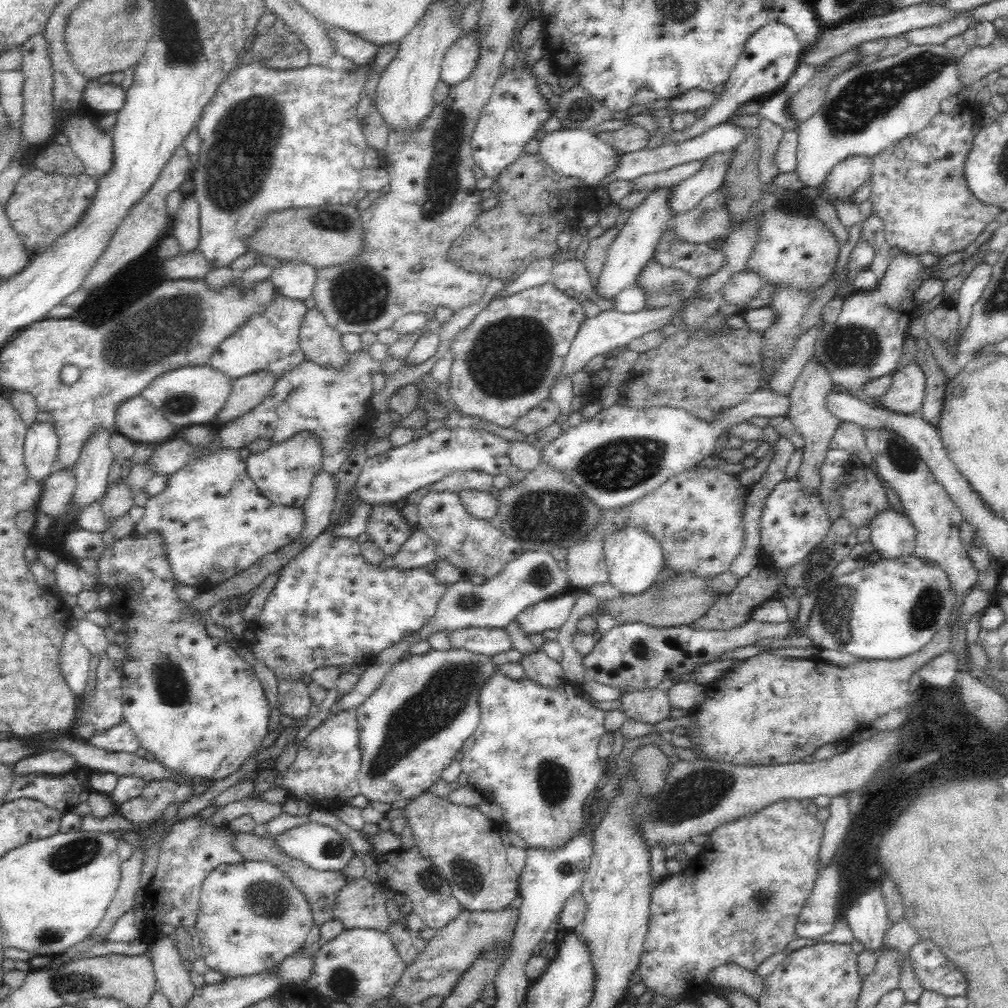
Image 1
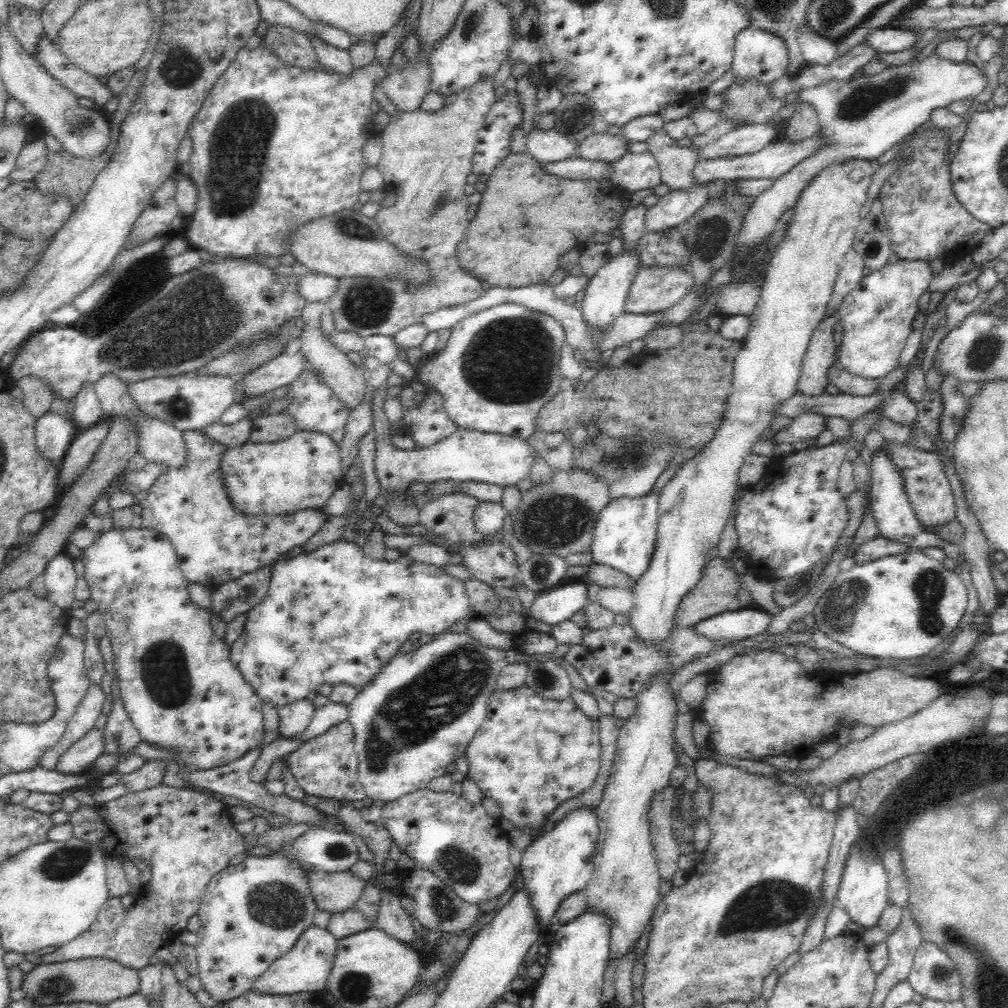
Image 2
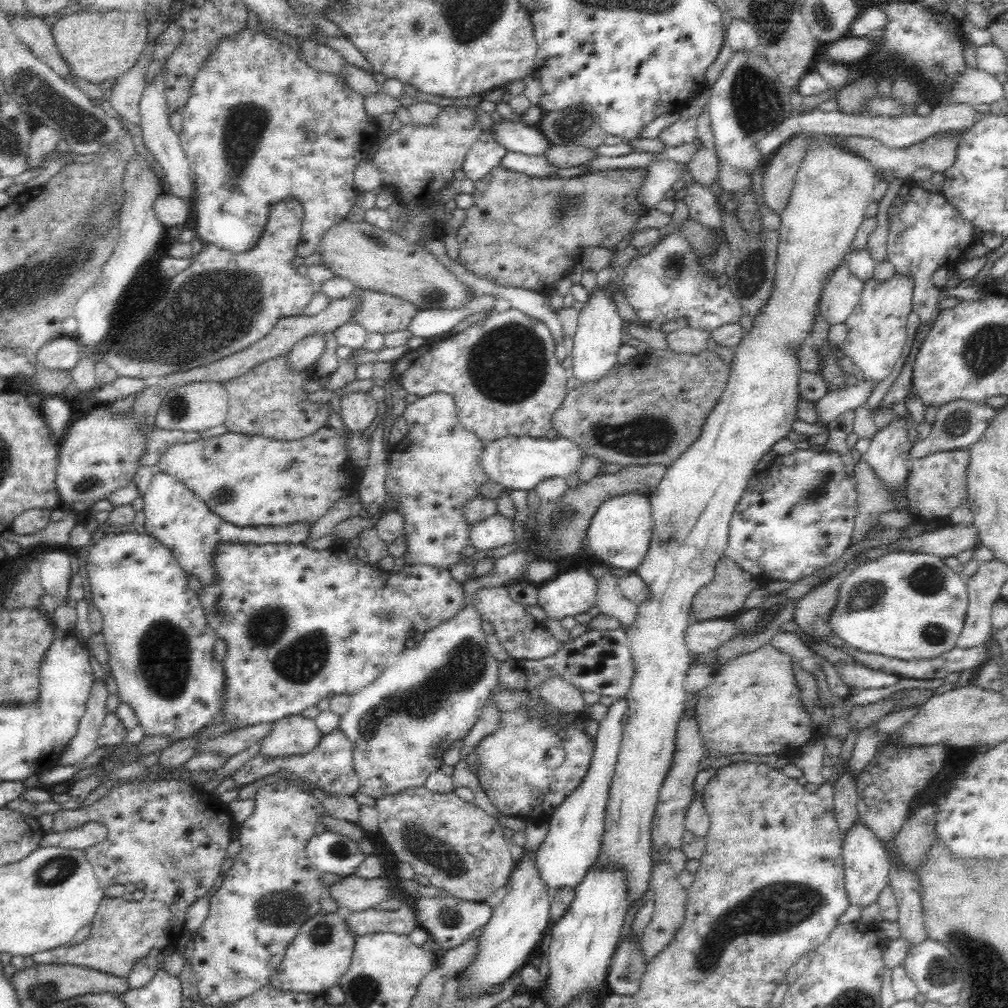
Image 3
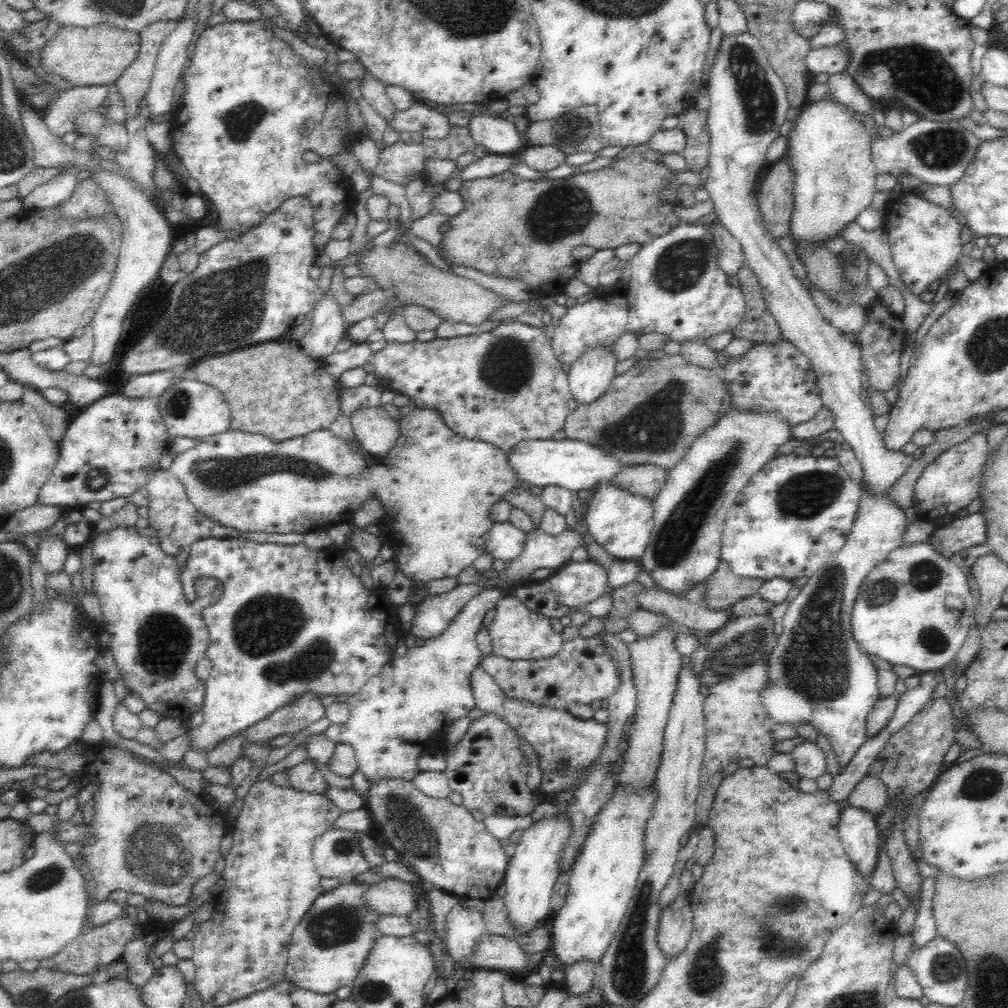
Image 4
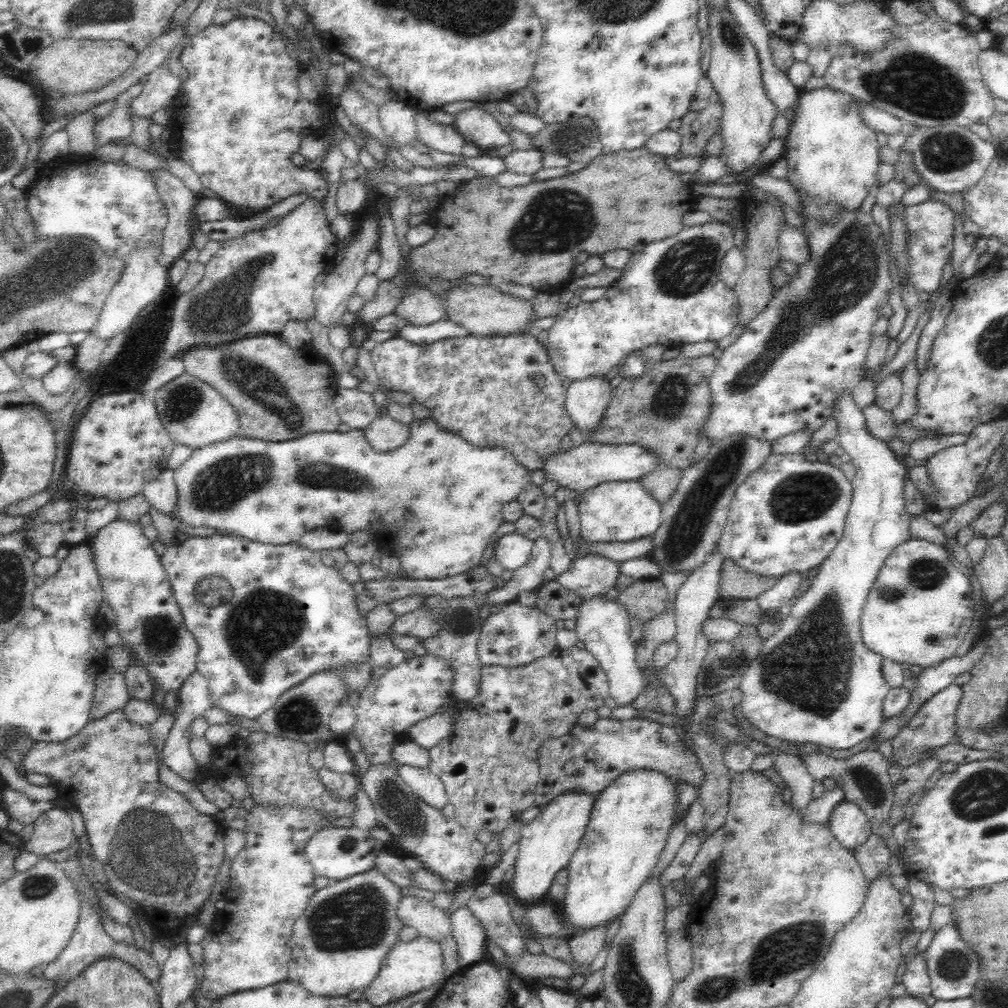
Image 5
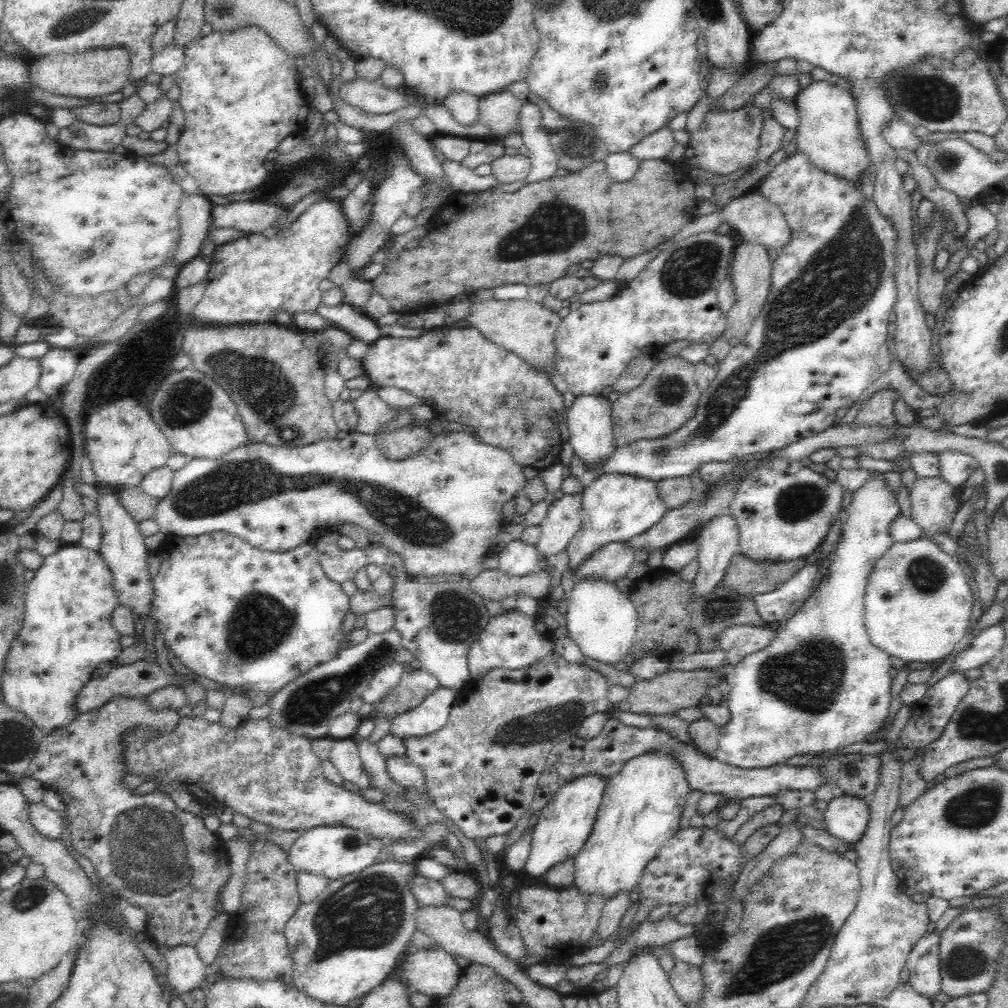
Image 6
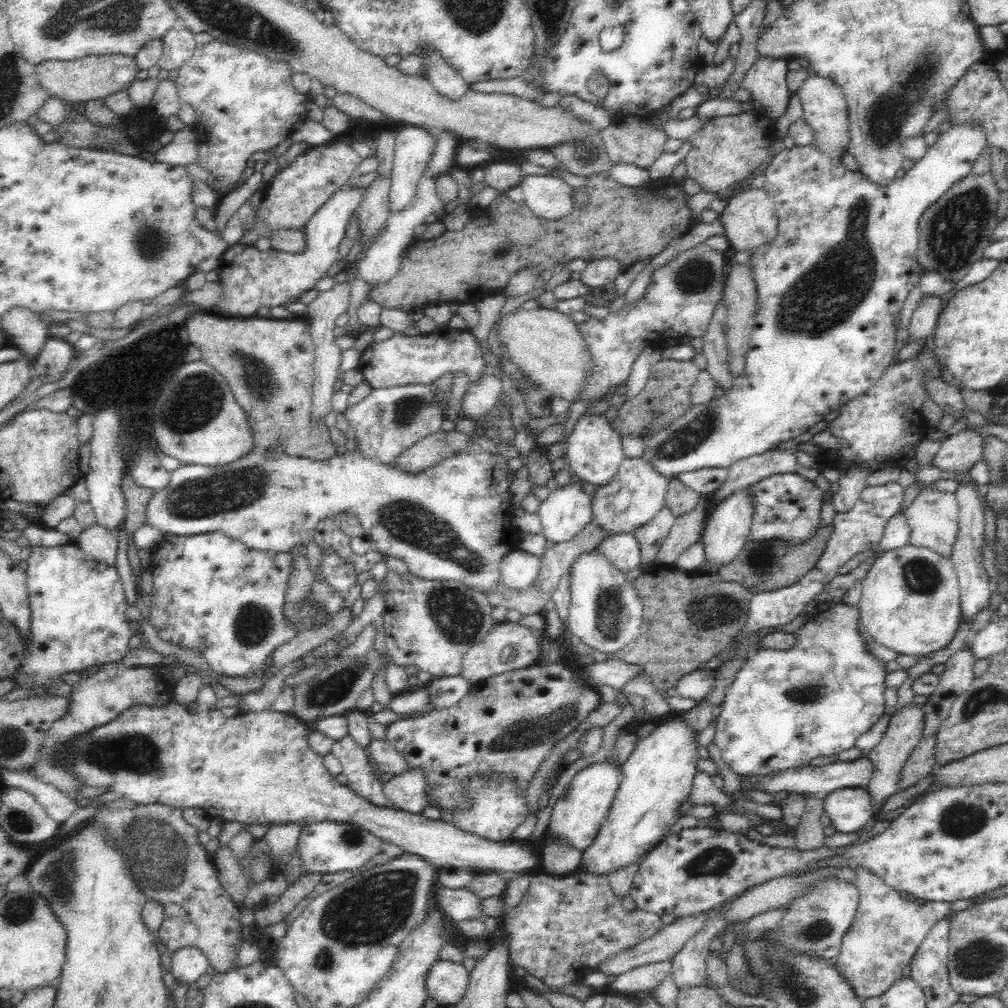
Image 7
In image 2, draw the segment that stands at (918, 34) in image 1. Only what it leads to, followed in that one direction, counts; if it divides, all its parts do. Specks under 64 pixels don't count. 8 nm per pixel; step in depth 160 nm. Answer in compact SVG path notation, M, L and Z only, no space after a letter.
M883 26L868 33L864 43L874 48L875 52L900 52L910 48L918 39L918 34L911 29Z

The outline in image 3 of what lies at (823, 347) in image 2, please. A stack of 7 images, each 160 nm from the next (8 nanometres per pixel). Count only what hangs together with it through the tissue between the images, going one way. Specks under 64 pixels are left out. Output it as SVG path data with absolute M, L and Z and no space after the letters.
M842 262L820 290L819 311L829 324L842 324L859 303L866 281L851 274Z

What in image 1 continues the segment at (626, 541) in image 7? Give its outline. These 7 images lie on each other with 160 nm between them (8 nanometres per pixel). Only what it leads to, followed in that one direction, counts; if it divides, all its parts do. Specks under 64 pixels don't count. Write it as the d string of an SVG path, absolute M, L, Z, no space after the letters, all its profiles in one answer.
M568 591L560 596L532 604L518 614L516 619L520 623L520 628L525 634L541 634L545 630L558 631L567 622L577 597Z

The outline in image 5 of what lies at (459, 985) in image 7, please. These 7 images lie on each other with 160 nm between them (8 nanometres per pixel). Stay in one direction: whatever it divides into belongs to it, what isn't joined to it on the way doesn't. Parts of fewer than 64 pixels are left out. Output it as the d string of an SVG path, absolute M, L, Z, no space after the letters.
M418 937L410 942L398 941L395 947L384 957L379 975L362 991L363 998L373 1004L382 1006L392 1000L400 1000L404 996L432 988L442 984L444 961L440 943L428 937Z

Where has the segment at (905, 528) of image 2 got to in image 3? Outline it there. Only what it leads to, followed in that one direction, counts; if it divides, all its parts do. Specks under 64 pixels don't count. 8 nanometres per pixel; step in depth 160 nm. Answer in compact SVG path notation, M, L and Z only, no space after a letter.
M896 417L874 434L864 454L878 478L891 490L902 488L910 475L907 452L912 443L908 439L911 423L907 418Z

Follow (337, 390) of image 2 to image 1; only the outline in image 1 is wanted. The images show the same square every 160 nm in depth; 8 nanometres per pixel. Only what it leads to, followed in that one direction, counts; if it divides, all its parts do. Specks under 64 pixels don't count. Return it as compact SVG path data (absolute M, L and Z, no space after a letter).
M318 309L304 315L298 337L305 359L328 369L343 369L348 364L349 353L343 349L341 334L328 325Z

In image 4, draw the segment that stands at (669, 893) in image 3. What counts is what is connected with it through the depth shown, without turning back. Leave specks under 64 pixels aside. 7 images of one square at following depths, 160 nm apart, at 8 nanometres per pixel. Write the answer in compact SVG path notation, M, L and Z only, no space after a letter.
M685 894L662 909L657 943L667 960L684 952L693 933L693 910Z

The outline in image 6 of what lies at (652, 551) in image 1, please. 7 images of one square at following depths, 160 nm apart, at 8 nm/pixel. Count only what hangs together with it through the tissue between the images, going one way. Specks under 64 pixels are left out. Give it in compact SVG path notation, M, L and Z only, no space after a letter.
M614 472L587 480L581 492L582 526L565 548L568 558L566 569L573 576L577 568L604 544L630 540L660 522L669 508L660 498L656 482L643 476Z

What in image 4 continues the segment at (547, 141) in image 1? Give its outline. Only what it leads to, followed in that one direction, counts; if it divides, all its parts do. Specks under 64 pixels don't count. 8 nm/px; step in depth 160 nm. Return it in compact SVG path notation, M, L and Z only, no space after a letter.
M480 114L471 116L468 131L475 146L488 149L489 154L504 155L528 147L525 134L518 134L513 123Z

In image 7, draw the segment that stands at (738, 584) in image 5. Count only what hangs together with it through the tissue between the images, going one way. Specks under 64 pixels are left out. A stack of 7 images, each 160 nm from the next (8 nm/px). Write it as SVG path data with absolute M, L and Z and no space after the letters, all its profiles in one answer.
M833 522L822 525L818 524L816 532L808 538L794 544L790 540L772 538L770 540L747 540L743 544L738 556L732 558L728 564L717 568L718 578L721 581L737 582L744 588L748 588L752 594L764 592L776 588L782 588L798 582L811 568L815 567L816 561L823 555L826 543L833 533Z

